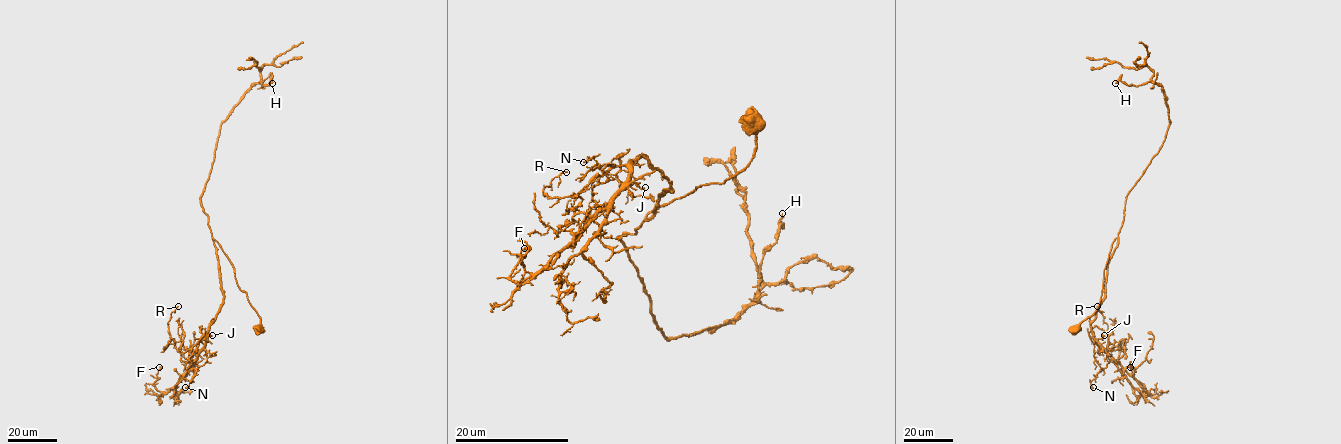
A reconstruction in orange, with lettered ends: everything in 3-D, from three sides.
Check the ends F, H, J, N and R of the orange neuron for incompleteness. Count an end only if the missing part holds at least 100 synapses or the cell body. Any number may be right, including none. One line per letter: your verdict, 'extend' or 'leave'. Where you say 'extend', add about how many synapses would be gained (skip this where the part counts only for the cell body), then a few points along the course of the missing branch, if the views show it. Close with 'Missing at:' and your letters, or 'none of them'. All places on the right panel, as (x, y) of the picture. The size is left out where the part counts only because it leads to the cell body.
F: leave
H: leave
J: leave
N: leave
R: leave
Missing at: none of them

